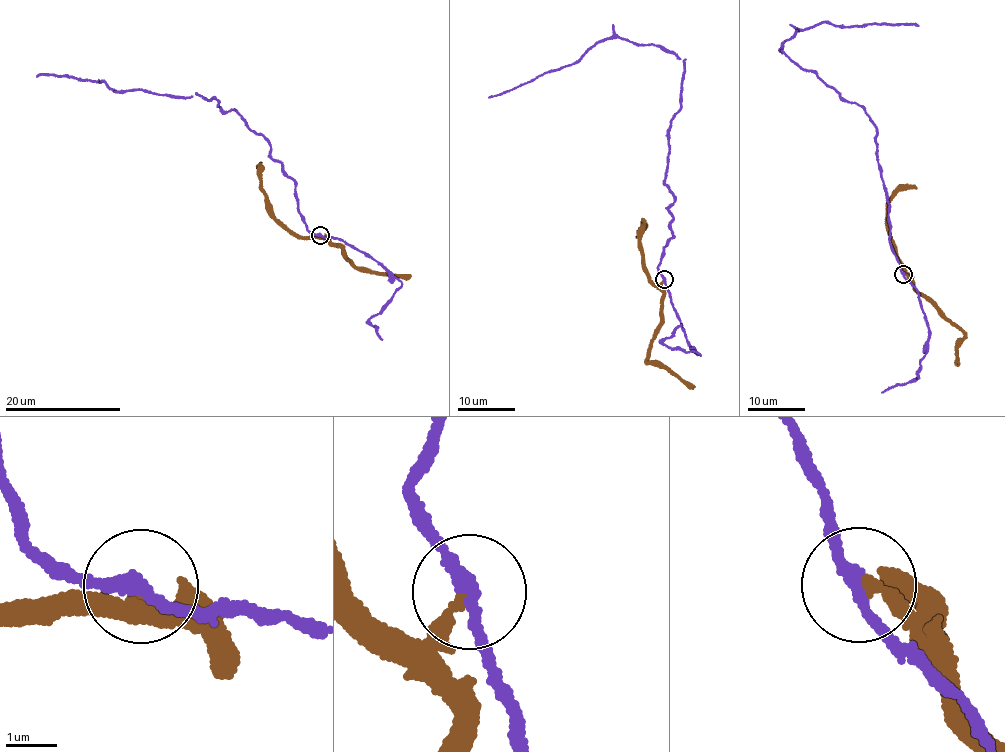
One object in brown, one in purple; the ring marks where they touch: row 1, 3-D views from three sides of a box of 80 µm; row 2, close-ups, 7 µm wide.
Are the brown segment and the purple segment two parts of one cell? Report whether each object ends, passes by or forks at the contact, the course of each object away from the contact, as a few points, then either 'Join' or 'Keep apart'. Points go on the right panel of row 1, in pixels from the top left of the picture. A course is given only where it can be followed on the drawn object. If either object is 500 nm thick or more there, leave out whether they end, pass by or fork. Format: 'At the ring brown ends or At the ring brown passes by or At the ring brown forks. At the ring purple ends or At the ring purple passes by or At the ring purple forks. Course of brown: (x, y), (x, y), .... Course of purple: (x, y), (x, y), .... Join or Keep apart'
At the ring brown ends. At the ring purple passes by. Course of brown: (904, 273), (963, 335), (957, 341), (955, 362). Course of purple: (904, 273), (890, 240), (875, 126), (862, 107), (843, 101), (780, 50), (801, 29), (825, 22), (918, 26). Keep apart

